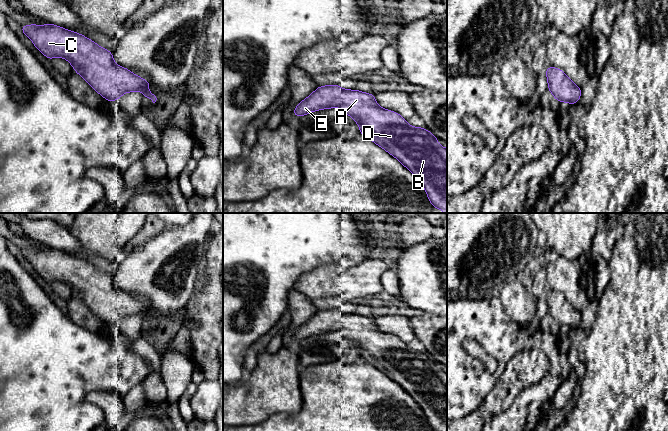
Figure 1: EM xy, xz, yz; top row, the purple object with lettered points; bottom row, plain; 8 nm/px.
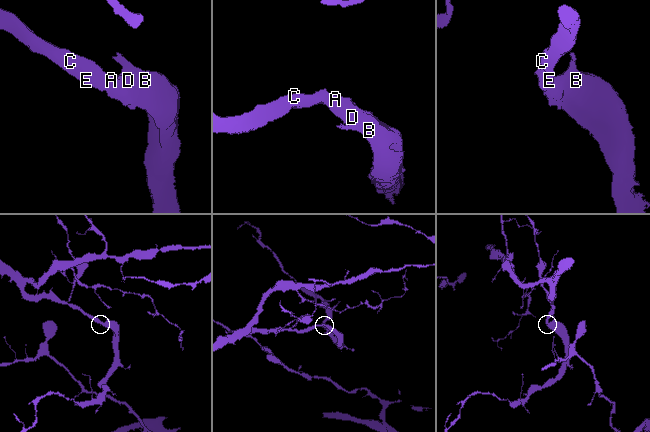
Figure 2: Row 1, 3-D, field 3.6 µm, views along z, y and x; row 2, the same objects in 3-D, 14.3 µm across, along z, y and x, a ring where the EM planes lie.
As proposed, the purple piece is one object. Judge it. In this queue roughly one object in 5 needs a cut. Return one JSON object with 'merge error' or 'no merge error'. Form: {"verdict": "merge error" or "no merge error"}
{"verdict": "no merge error"}

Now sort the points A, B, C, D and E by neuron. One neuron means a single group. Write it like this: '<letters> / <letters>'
A B C D E

